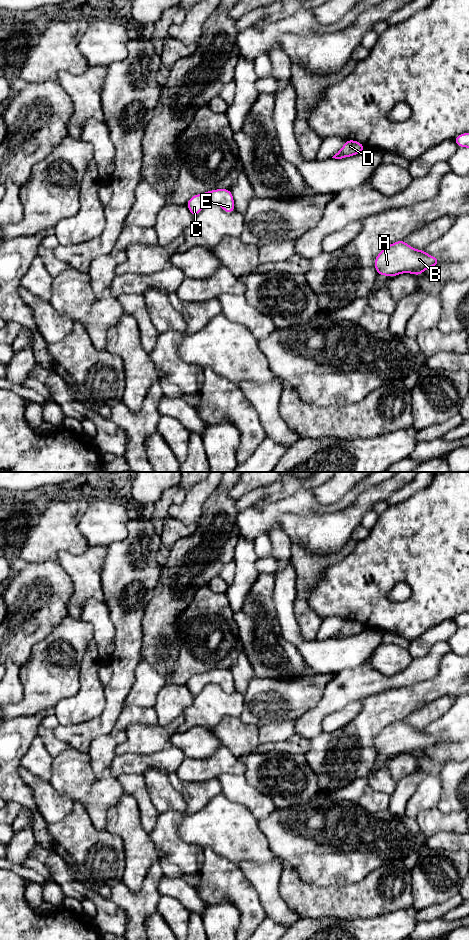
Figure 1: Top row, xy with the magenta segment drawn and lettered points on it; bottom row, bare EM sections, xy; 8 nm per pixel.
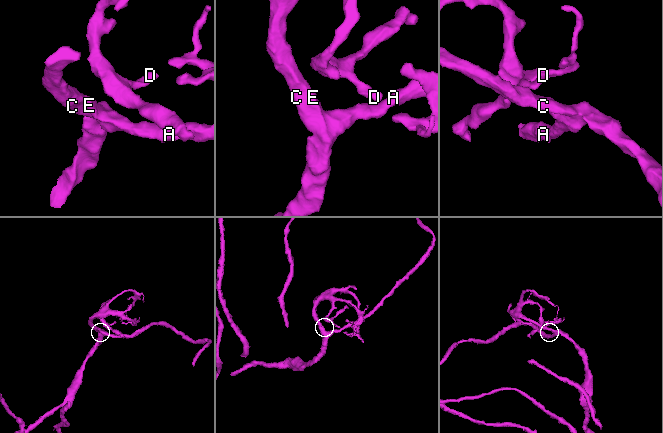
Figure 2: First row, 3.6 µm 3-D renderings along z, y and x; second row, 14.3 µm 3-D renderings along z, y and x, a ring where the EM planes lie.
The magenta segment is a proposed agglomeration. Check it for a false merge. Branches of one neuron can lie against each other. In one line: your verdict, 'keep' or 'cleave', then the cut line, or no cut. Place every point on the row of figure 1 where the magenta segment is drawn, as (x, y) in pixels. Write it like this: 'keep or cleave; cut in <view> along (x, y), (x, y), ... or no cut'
keep; no cut

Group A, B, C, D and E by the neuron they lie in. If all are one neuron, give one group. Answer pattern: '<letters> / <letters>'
A B C D E

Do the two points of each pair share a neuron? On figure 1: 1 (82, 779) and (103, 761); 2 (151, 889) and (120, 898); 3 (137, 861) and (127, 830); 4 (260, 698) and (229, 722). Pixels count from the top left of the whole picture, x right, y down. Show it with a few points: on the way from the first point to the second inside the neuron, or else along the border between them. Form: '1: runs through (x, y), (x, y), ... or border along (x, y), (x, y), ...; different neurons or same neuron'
1: border along (87, 752), (92, 770), (99, 777); different neurons
2: runs through (143, 897), (128, 898); same neuron
3: runs through (137, 853), (137, 841), (135, 838); same neuron
4: border along (239, 717), (244, 722), (253, 723), (258, 727); different neurons

